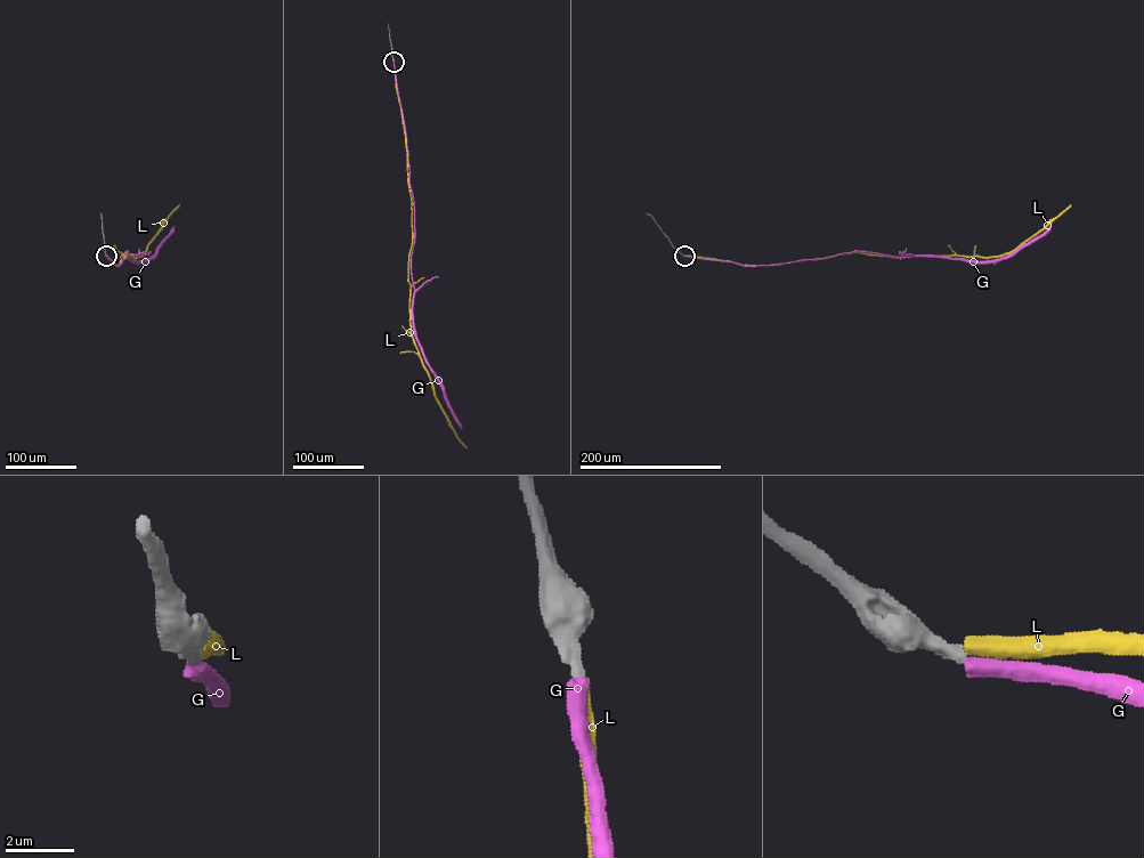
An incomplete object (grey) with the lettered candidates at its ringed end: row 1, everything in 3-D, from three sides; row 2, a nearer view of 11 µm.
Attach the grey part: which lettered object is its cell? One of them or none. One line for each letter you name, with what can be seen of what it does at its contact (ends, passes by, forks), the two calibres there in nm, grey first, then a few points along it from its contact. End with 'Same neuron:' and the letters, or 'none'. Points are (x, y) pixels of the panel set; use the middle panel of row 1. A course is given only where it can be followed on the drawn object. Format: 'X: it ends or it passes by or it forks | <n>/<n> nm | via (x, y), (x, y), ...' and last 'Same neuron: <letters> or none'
G: it ends | 400/440 nm | via (394, 62), (414, 207), (413, 325), (426, 363), (443, 387)
Same neuron: G

